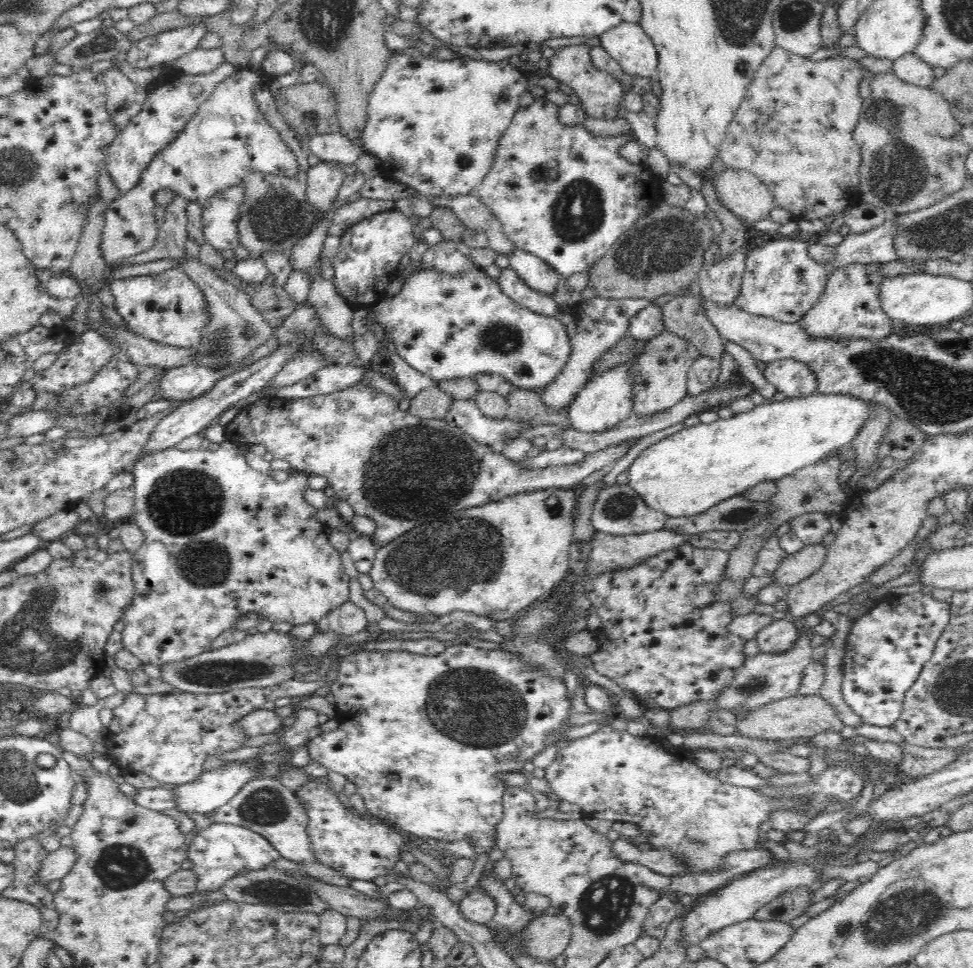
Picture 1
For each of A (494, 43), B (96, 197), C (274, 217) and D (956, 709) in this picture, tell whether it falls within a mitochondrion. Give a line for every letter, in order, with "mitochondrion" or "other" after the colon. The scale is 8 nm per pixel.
A: other
B: other
C: mitochondrion
D: mitochondrion

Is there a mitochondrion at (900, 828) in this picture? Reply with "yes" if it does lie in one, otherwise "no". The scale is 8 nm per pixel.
no

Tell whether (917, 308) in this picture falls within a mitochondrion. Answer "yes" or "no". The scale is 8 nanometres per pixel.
no

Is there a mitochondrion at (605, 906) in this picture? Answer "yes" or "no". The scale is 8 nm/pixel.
yes

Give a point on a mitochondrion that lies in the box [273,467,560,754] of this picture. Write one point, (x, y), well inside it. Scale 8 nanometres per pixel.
(476, 562)

